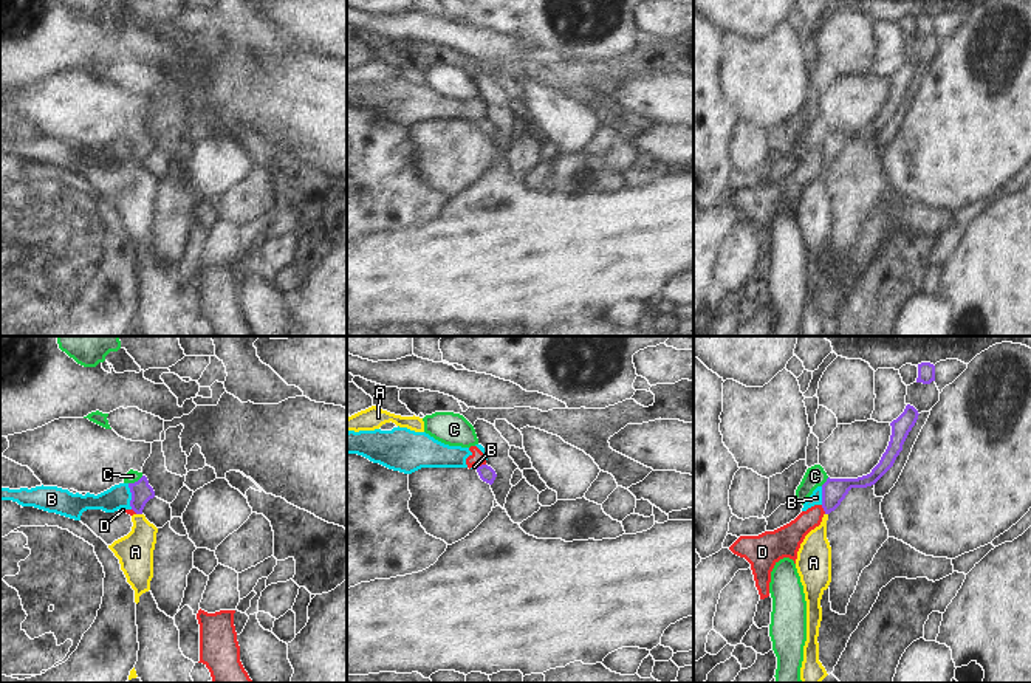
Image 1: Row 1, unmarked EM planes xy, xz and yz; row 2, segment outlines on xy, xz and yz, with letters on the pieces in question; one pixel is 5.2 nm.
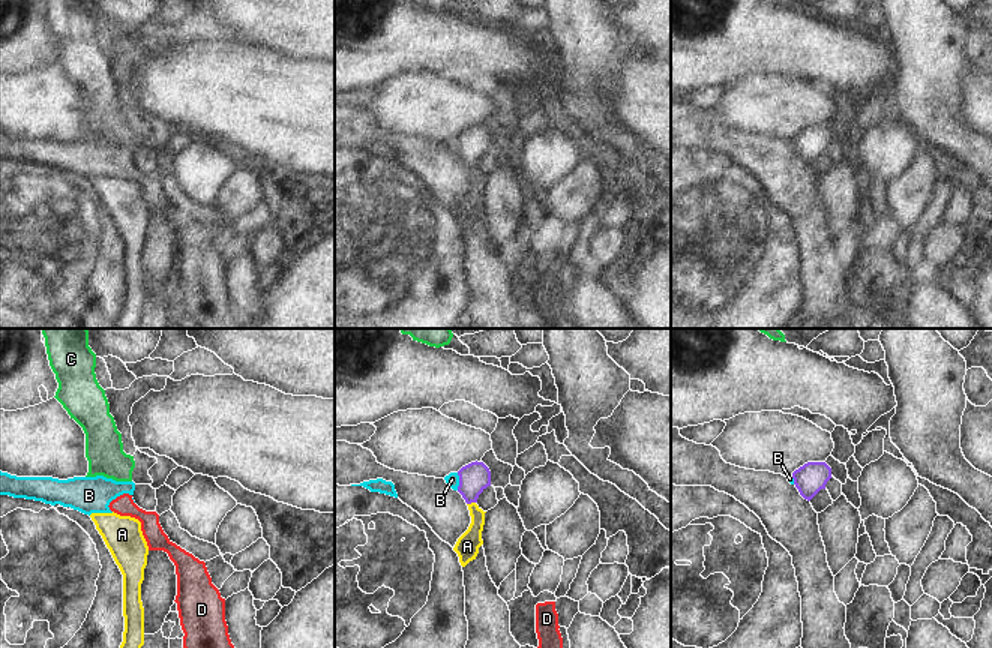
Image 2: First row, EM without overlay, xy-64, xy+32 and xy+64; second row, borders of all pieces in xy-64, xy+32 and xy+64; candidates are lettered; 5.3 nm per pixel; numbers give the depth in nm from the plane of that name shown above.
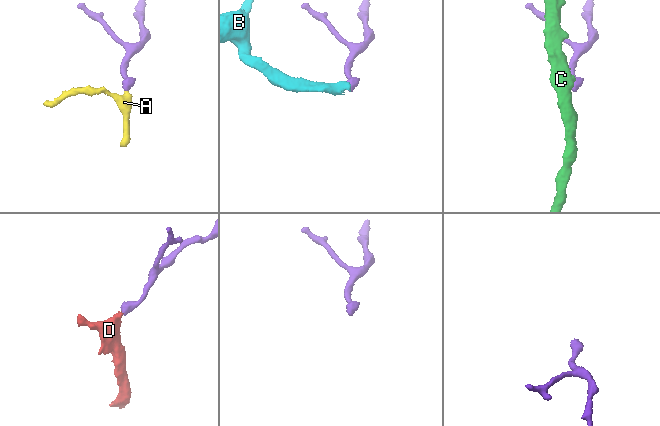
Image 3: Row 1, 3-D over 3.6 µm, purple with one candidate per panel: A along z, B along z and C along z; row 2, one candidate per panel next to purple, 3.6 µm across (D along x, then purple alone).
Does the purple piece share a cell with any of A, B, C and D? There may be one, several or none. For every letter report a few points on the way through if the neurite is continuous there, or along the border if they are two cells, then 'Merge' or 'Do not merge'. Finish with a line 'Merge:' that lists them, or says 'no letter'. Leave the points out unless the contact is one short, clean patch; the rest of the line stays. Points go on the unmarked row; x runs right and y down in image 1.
A: Path across: xy (141, 144), (140, 166), (140, 197), (135, 205). Merge
B: Boundary: xy (127, 137), (132, 161). Do not merge
C: Boundary: xy (143, 129), (129, 137). Do not merge
D: Boundary: yz (821, 158), (825, 166). Do not merge
Merge: A

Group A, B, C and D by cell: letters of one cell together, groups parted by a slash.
A / B D / C

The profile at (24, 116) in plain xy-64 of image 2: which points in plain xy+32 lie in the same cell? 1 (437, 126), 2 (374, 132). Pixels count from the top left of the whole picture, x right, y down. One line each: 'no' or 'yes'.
1: yes
2: no

